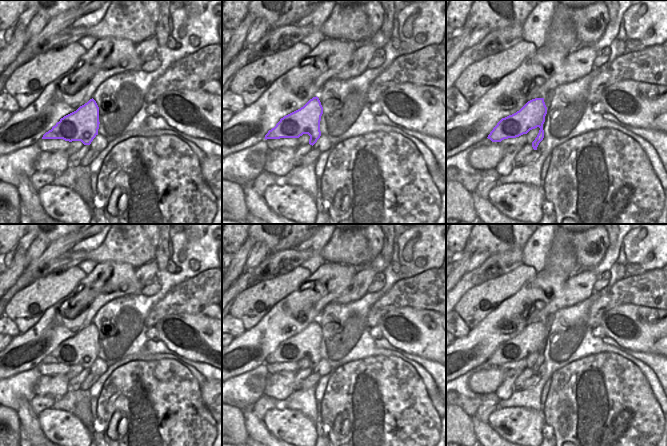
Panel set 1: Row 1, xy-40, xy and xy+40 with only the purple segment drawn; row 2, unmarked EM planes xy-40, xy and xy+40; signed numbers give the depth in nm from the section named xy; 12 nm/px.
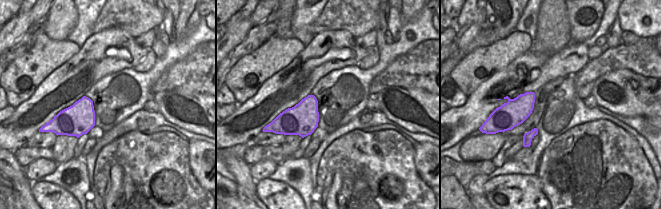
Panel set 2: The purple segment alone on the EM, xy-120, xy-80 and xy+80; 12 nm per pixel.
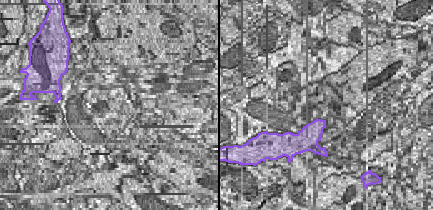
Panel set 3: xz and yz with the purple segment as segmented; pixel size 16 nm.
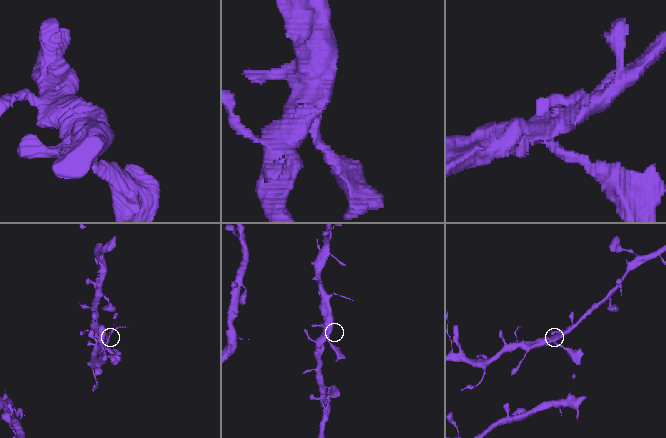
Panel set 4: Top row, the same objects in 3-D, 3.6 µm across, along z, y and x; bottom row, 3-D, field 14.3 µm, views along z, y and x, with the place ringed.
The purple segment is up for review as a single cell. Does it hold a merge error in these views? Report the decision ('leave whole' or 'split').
leave whole

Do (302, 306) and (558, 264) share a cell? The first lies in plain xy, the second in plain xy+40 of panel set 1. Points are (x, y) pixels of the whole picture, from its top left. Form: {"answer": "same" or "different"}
{"answer": "different"}

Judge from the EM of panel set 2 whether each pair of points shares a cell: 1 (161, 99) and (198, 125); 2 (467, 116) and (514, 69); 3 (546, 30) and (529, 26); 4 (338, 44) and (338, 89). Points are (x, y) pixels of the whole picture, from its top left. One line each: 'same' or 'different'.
1: same
2: same
3: different
4: different

